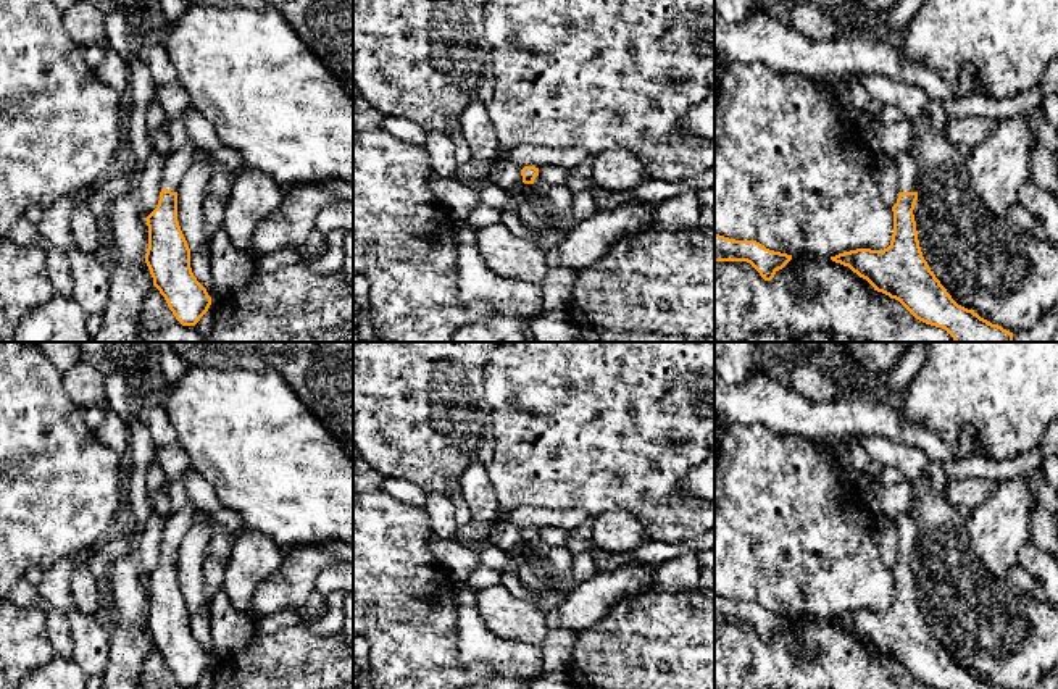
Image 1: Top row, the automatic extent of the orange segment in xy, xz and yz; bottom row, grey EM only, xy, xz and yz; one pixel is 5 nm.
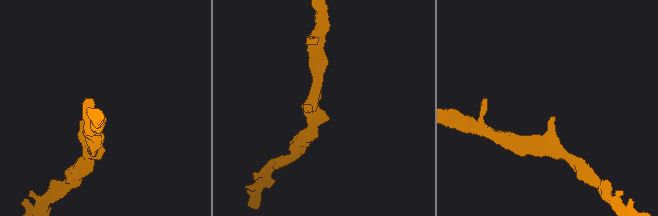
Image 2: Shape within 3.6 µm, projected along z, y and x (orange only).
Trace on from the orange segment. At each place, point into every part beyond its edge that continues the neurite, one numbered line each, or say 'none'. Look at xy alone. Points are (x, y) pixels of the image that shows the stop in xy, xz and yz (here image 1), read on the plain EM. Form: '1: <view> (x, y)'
1: xy (176, 525)

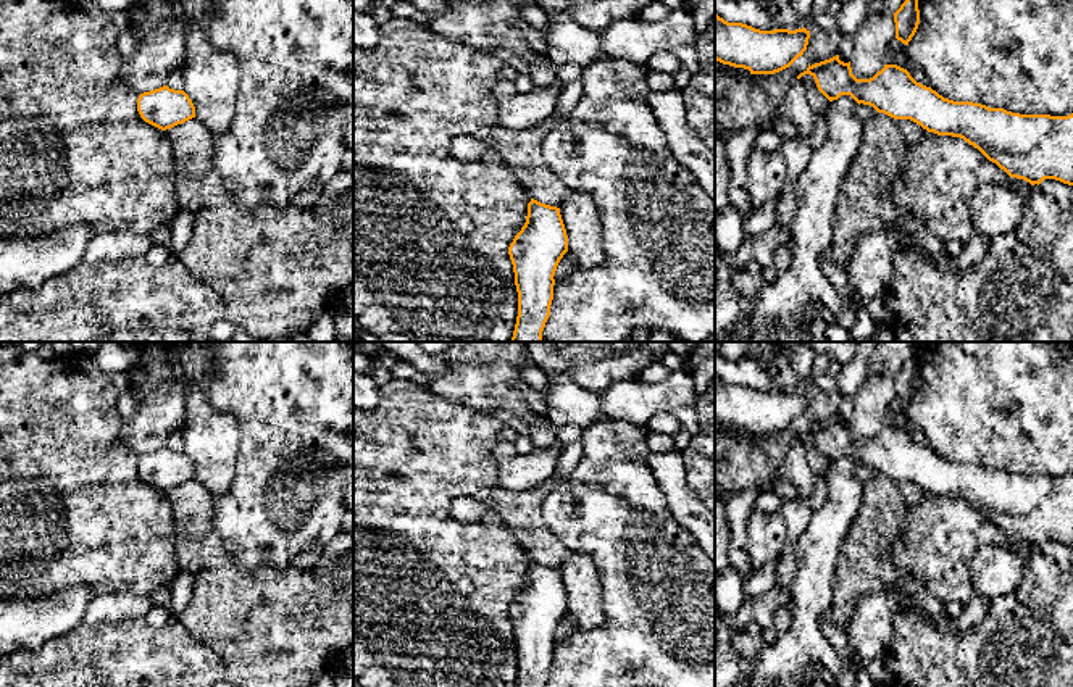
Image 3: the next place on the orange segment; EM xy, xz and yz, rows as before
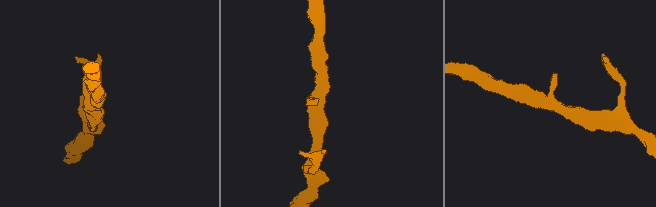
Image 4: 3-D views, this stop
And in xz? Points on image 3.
none

